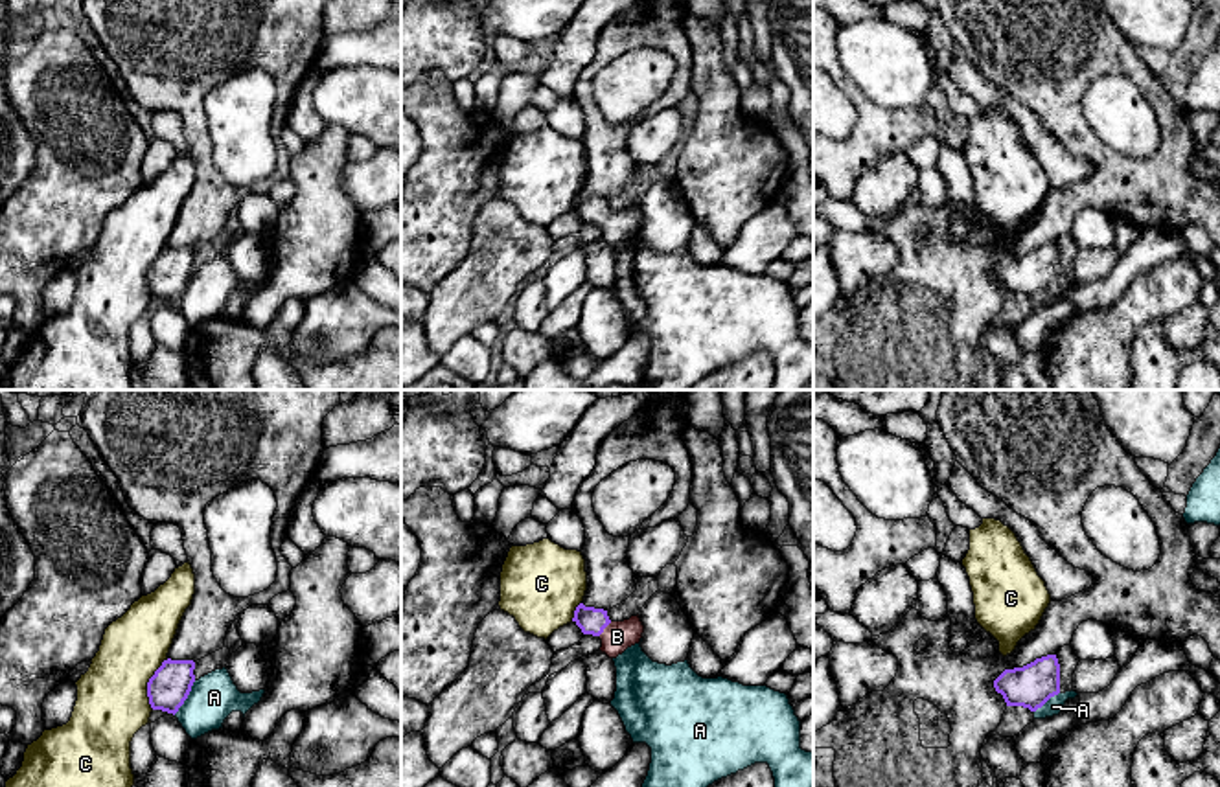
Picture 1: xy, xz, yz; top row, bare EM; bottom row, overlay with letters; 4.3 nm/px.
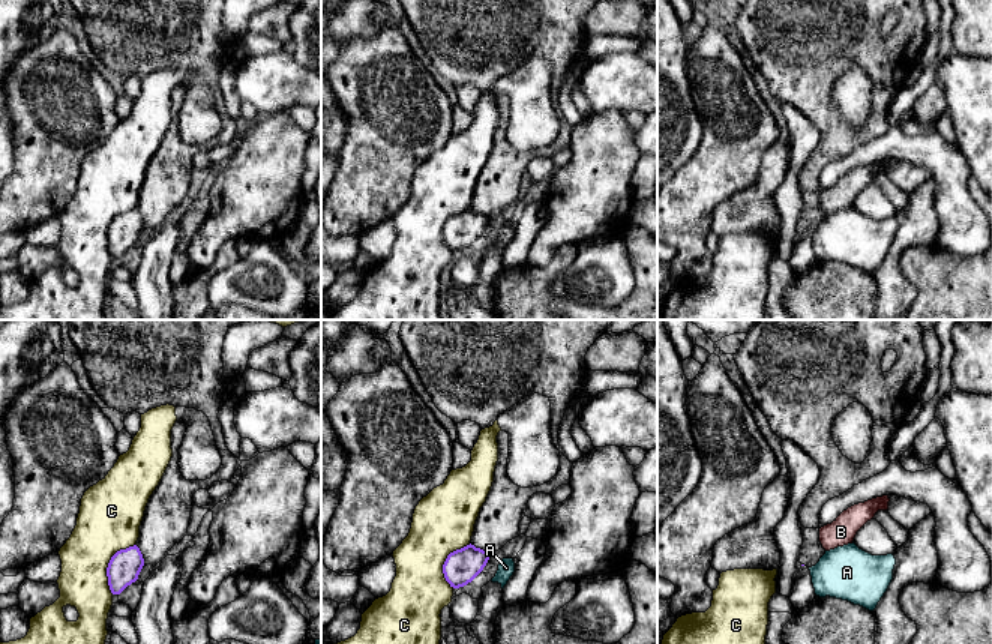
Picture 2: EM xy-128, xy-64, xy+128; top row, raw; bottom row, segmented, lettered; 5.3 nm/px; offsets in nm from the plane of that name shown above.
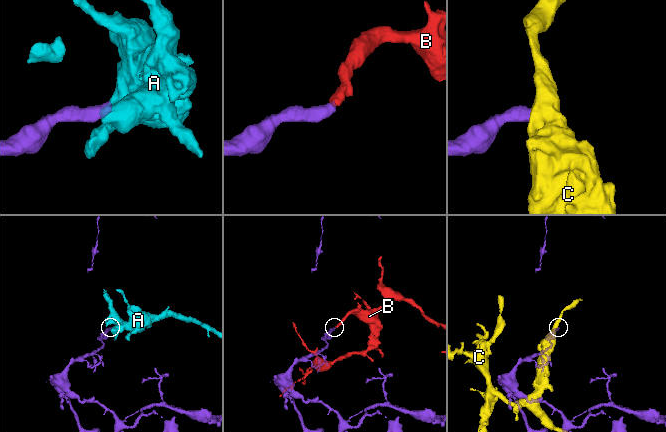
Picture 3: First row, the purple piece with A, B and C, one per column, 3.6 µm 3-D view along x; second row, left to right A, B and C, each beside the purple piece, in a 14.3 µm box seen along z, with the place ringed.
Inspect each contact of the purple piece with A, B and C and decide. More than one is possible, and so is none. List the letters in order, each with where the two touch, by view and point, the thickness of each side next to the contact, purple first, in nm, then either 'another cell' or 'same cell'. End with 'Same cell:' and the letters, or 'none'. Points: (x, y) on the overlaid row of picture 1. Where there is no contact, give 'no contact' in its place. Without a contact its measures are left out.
A: xy (186, 697) | 180/200 nm | another cell
B: xz (604, 627) | 120/140 nm | same cell
C: xy (148, 683) | 180/320 nm | another cell
Same cell: B

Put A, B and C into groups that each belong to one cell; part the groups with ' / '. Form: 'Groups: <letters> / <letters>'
Groups: A / B / C

